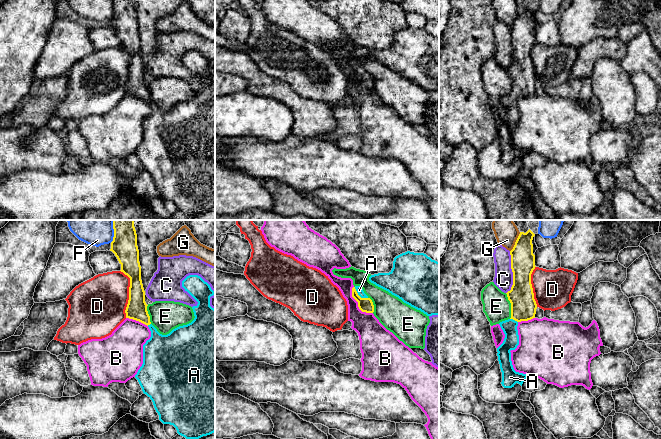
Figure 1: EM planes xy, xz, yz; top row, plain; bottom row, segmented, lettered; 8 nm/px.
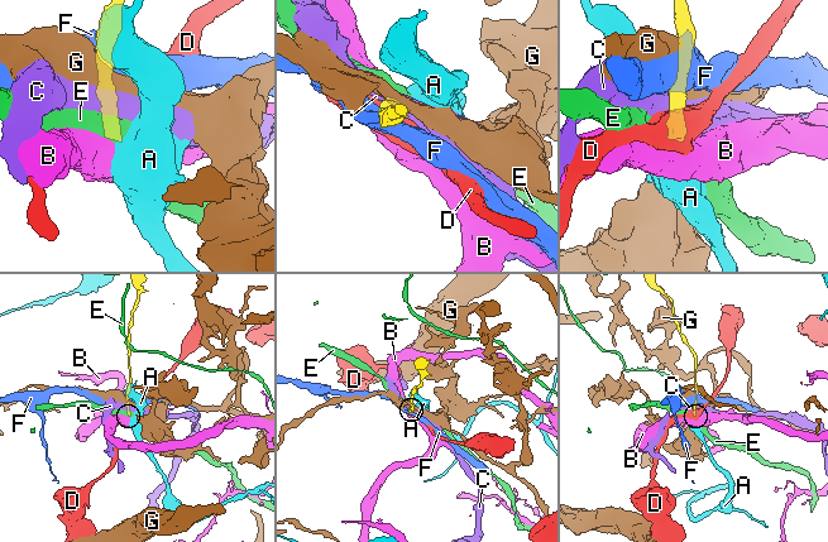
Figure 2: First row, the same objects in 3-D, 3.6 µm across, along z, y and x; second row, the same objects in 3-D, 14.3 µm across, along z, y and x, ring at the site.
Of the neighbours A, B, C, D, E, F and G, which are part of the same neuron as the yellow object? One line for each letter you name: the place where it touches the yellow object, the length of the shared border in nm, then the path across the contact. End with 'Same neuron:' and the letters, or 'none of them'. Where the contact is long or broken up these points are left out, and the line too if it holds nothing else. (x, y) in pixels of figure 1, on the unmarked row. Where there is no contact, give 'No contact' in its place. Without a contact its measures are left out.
A: Touches yellow at xz (358, 71). Shared border 140 nm. Path across: xz (366, 81), (358, 71), (359, 66)
Same neuron: A

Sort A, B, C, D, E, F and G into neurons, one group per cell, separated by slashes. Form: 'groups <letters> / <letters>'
groups A / B / C / D / E / F / G

